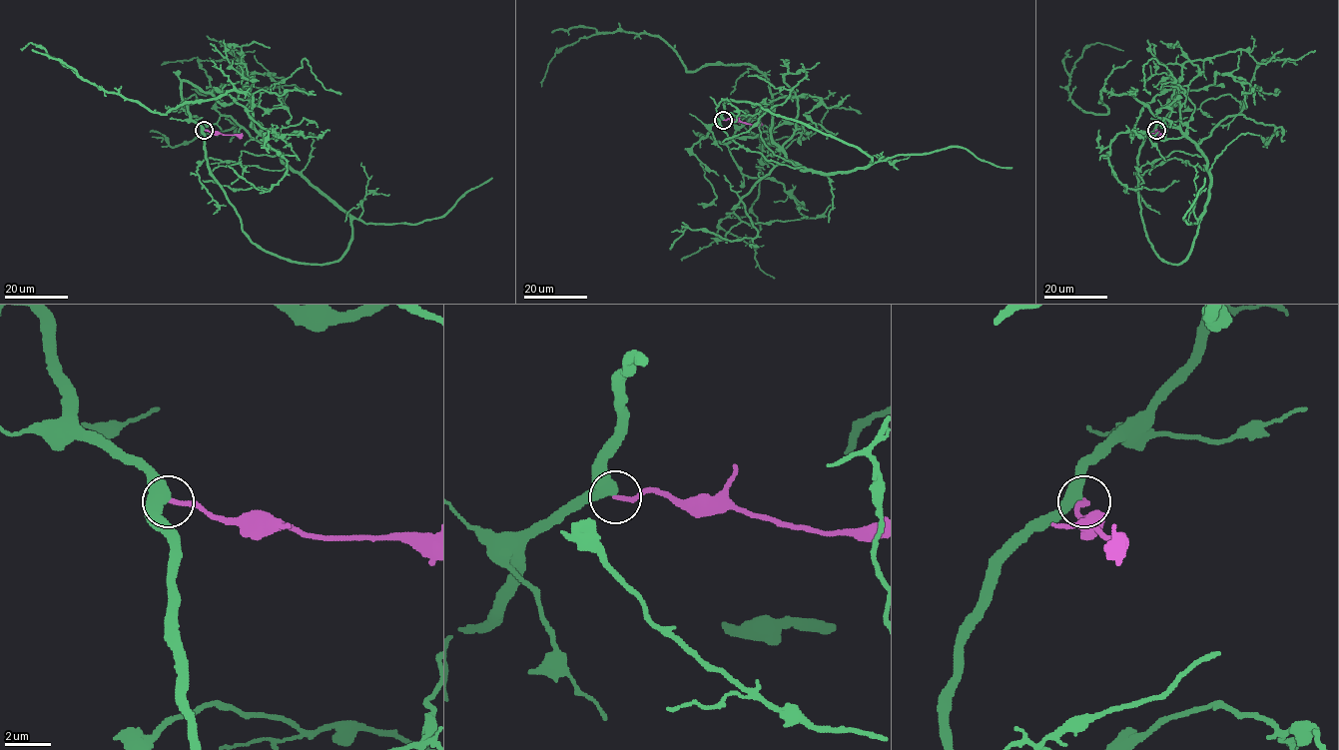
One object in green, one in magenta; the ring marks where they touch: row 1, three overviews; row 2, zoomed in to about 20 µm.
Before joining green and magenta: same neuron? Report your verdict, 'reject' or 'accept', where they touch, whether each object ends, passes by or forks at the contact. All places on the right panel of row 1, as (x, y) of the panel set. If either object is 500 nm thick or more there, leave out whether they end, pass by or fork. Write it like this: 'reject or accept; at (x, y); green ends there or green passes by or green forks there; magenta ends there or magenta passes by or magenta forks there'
accept; at (1156, 130); green passes by; magenta ends there

